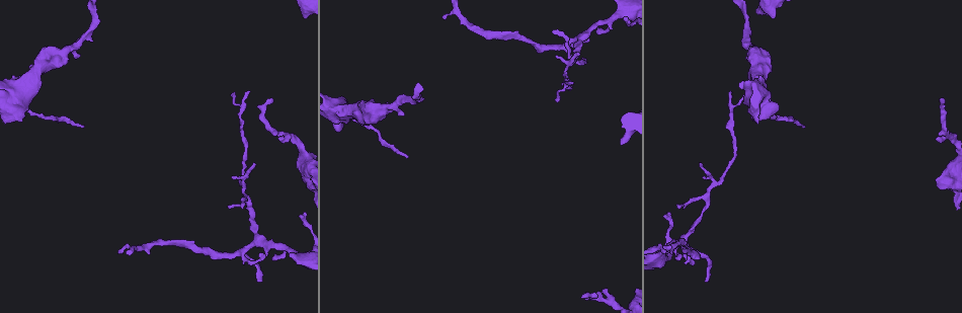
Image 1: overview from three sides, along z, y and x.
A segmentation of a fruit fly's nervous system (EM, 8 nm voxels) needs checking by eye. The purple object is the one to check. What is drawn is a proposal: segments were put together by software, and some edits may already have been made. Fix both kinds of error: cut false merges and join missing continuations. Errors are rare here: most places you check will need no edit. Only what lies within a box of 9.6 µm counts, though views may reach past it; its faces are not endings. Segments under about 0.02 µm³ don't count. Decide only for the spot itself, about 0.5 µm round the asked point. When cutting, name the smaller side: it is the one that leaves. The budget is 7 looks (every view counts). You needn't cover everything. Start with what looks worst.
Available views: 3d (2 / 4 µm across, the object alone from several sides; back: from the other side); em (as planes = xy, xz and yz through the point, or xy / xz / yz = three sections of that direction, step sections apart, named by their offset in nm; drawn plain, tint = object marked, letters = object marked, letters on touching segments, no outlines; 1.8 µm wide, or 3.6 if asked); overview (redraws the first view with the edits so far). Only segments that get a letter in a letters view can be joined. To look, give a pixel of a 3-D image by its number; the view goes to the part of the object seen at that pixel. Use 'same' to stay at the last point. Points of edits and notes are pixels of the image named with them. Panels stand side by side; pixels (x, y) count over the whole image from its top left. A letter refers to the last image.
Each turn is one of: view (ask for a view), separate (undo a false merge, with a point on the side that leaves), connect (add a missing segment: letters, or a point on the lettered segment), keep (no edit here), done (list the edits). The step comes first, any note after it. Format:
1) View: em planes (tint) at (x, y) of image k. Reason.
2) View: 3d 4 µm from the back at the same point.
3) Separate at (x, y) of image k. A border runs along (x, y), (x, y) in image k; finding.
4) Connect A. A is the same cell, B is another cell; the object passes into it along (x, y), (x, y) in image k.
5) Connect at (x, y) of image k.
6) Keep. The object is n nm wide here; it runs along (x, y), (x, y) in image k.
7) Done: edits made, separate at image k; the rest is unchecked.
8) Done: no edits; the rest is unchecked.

View: em planes (letters) at (941, 97) of image 1. Branch stops here.

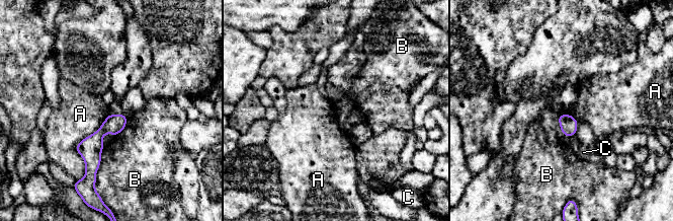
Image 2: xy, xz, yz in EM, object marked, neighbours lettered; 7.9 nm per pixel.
Keep. The object is 140 nm wide here; A, B and C are other cells; it runs along (123, 118), (95, 139), (88, 168) in image 2; none of them fits.

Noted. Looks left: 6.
View: em xz step 16 (tint) at (232, 177) of image 1. Free end.

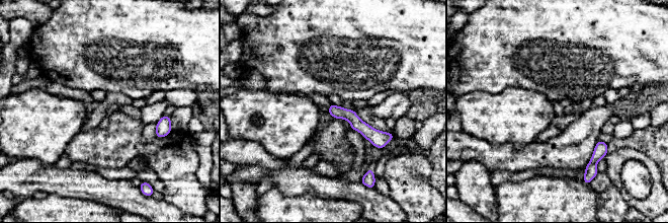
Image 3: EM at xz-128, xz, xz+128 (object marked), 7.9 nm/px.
View: em planes (letters) at the same point. Another direction.

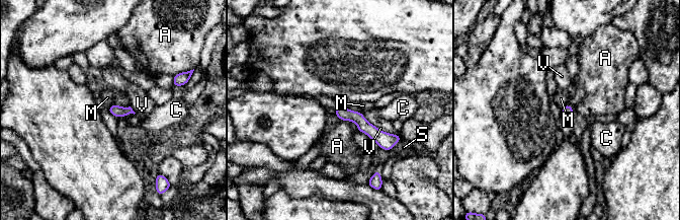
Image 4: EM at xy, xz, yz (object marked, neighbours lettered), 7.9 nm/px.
Keep. The object is 80 nm wide here; A, C, M, S and V are other cells; a border runs along (567, 103), (561, 108) in image 4; none of them fits.

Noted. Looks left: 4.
View: 3d 2 µm at (615, 18) of image 1. Thick turns thin.

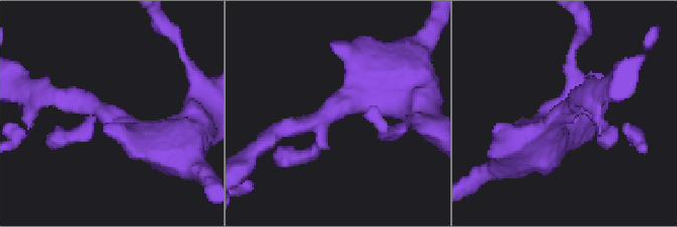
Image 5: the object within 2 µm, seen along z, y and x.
View: em 3.6 µm planes (letters) at (340, 104) of image 5. Need the tissue.

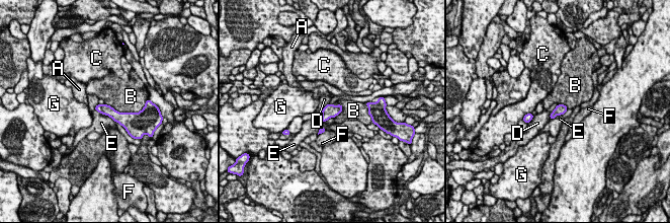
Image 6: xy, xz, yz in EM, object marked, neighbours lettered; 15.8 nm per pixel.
Keep. A, B, C, D, E, F and G are other cells; all the same neuron.

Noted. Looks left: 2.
Done: no edits; the rest is unchecked.

